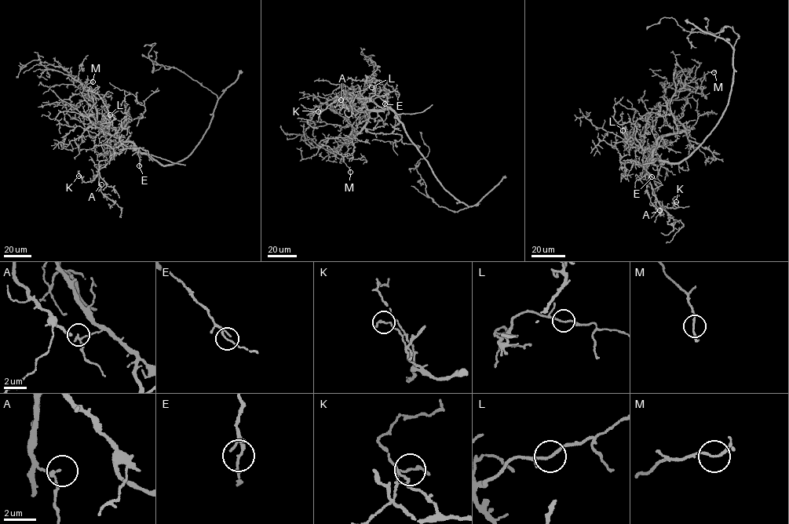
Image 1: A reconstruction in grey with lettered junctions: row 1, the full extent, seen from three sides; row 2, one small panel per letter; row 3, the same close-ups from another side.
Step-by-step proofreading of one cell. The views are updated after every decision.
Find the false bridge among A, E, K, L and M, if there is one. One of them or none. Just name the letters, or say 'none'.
E

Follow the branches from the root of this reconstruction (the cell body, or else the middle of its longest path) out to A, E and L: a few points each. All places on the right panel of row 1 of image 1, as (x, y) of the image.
A: (685, 158), (671, 163), (653, 160), (652, 155), (645, 165), (652, 194), (662, 209), (659, 210)
E: (685, 158), (671, 163), (653, 160), (652, 155), (644, 166), (637, 161), (652, 176)
L: (685, 158), (672, 163), (653, 160), (652, 153), (655, 151), (630, 142), (622, 130)

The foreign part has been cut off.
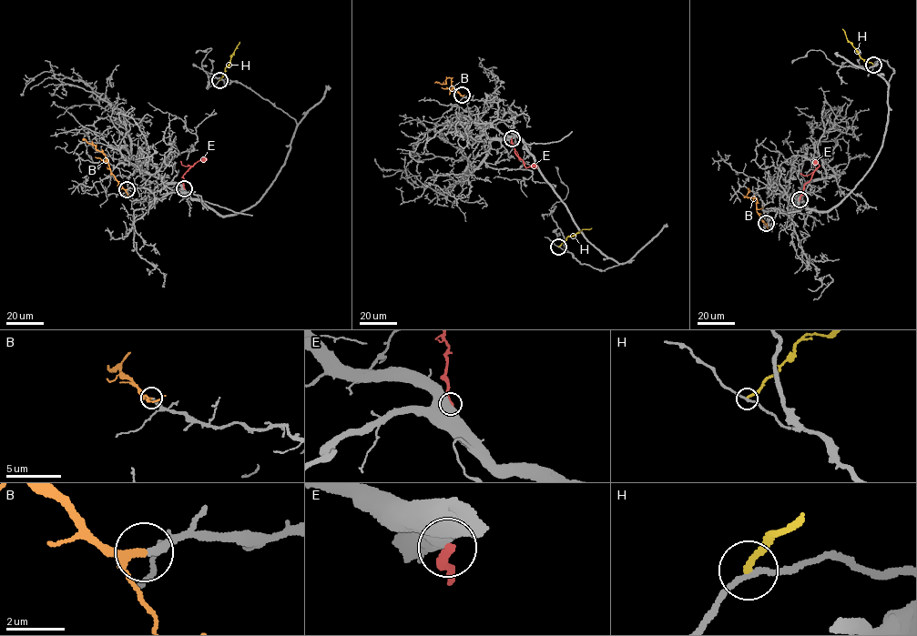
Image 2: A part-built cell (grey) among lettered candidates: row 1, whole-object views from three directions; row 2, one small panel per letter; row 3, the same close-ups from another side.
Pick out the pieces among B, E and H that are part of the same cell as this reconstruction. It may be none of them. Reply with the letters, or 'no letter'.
B

